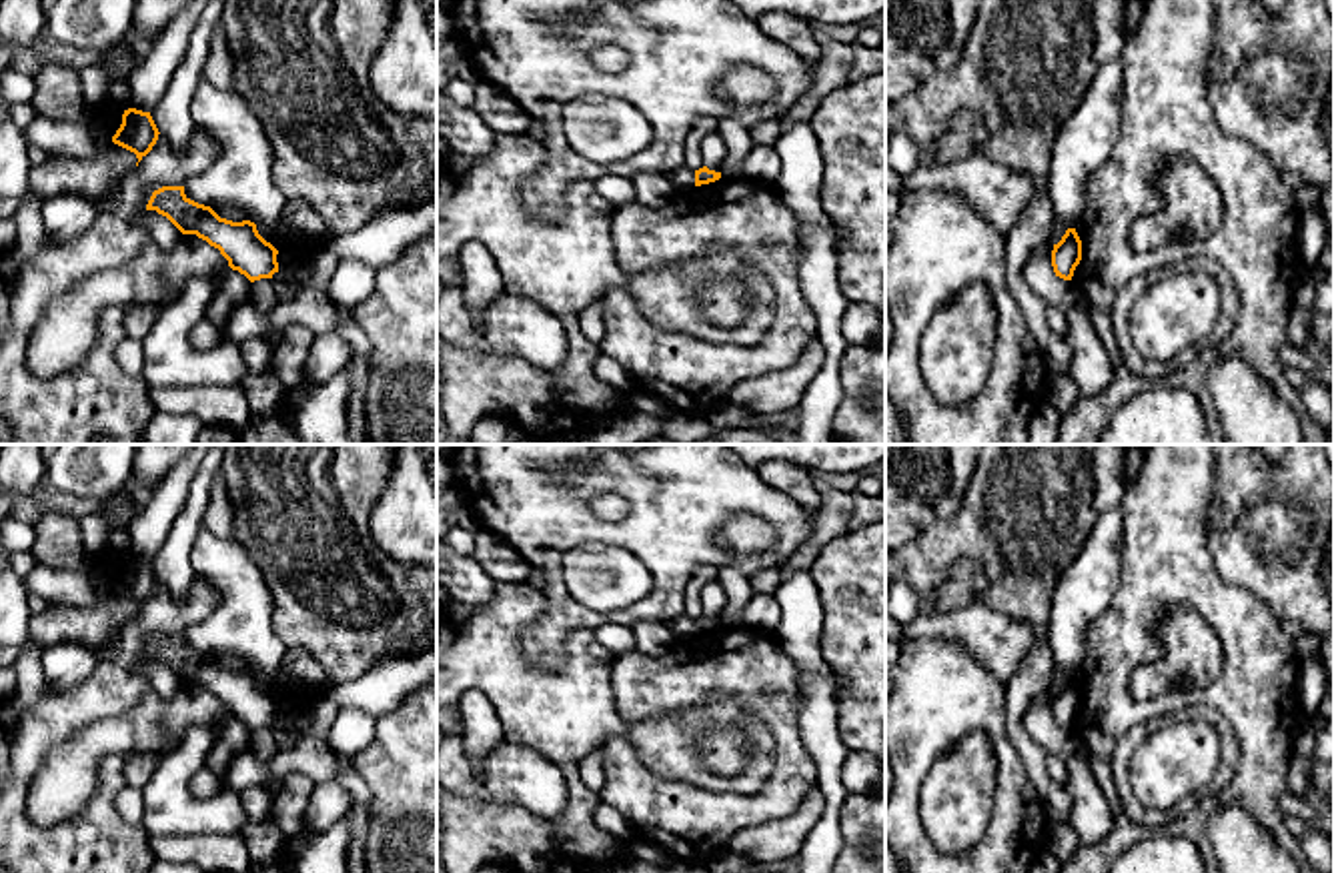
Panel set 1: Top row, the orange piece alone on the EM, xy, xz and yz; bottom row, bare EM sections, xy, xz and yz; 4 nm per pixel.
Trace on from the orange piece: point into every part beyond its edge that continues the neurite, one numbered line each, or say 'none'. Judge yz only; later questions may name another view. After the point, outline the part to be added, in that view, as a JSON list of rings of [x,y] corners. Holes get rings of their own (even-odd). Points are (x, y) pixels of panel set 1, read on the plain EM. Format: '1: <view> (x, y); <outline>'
none

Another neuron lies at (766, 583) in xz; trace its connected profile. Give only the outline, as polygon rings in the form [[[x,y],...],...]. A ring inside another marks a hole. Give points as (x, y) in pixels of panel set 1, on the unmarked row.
[[[779,567],[779,569],[769,569],[765,573],[759,573],[749,581],[757,595],[775,595],[783,579],[785,579],[785,567]]]

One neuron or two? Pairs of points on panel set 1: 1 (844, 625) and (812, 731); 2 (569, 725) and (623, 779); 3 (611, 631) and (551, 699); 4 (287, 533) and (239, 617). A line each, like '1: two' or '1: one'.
1: two
2: two
3: two
4: two

